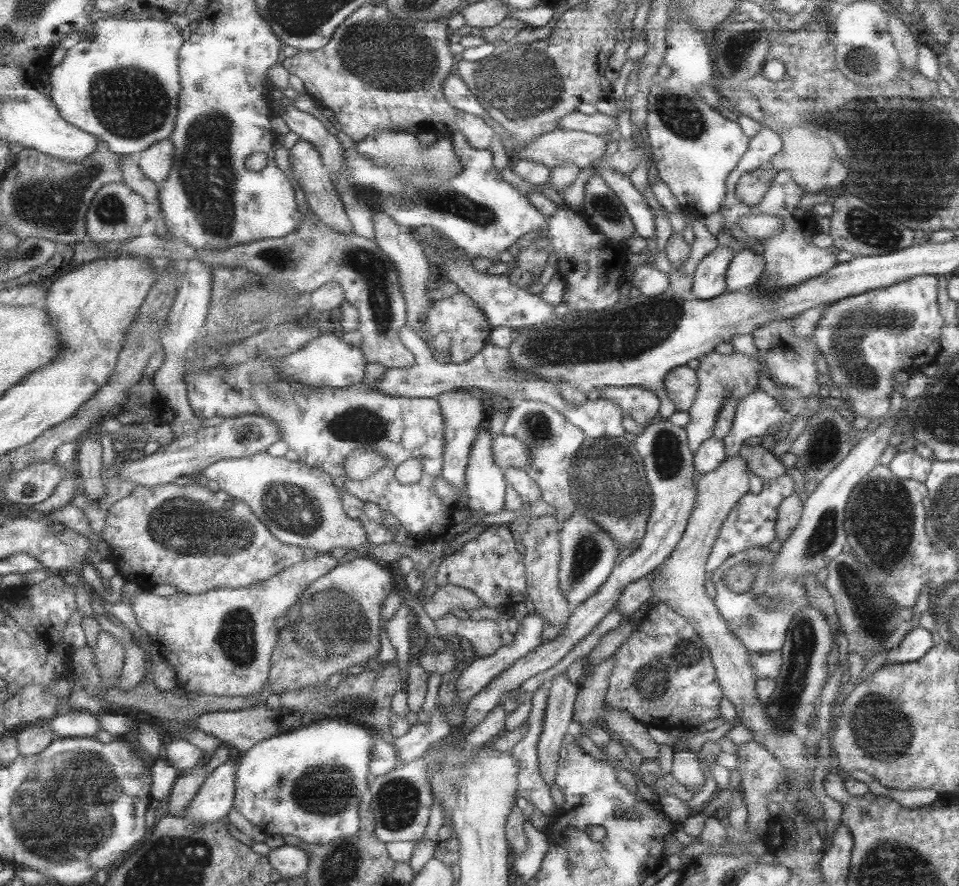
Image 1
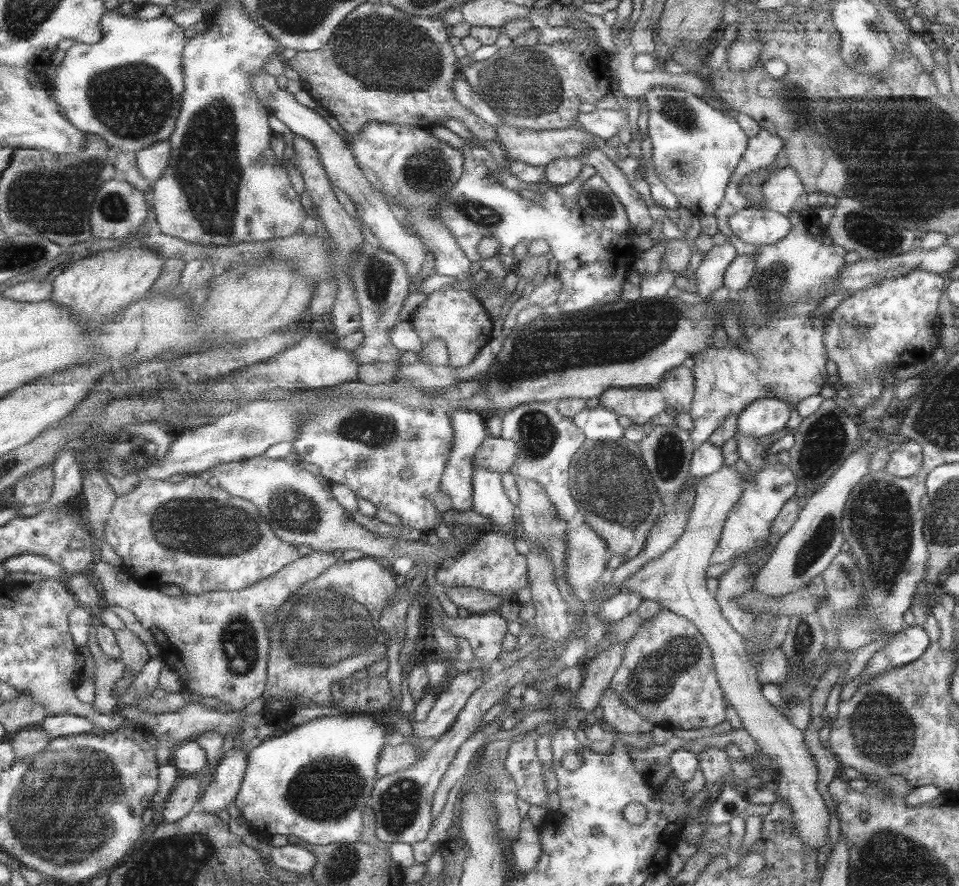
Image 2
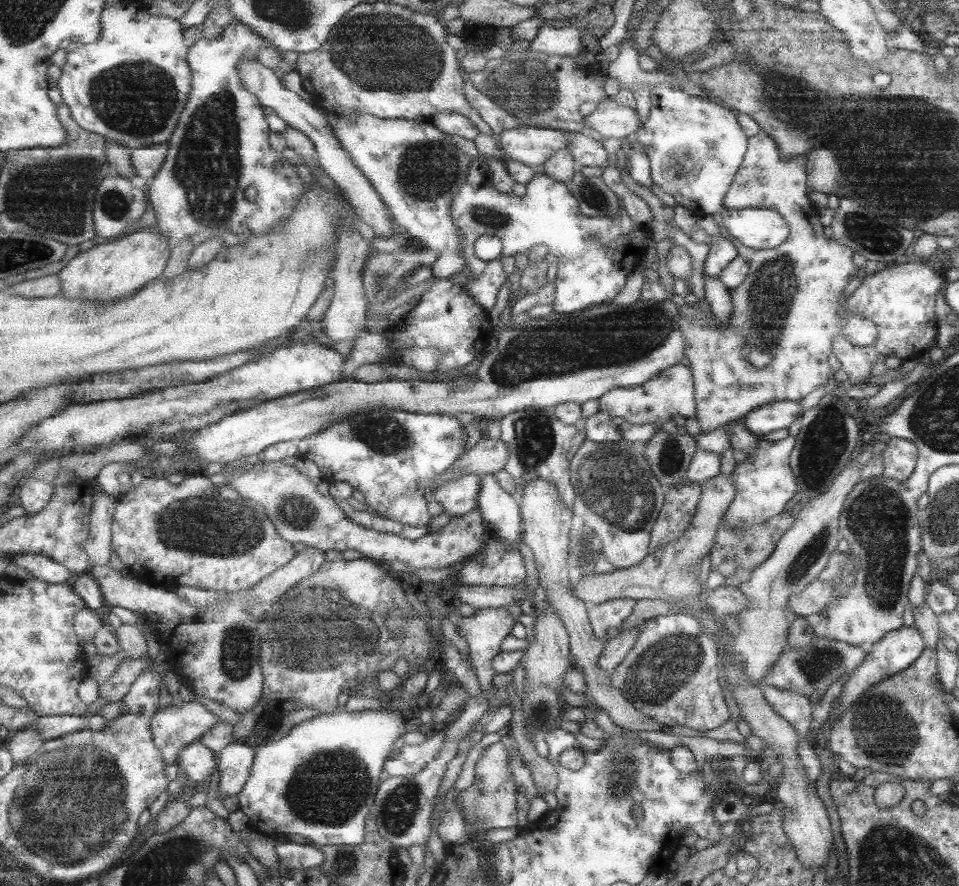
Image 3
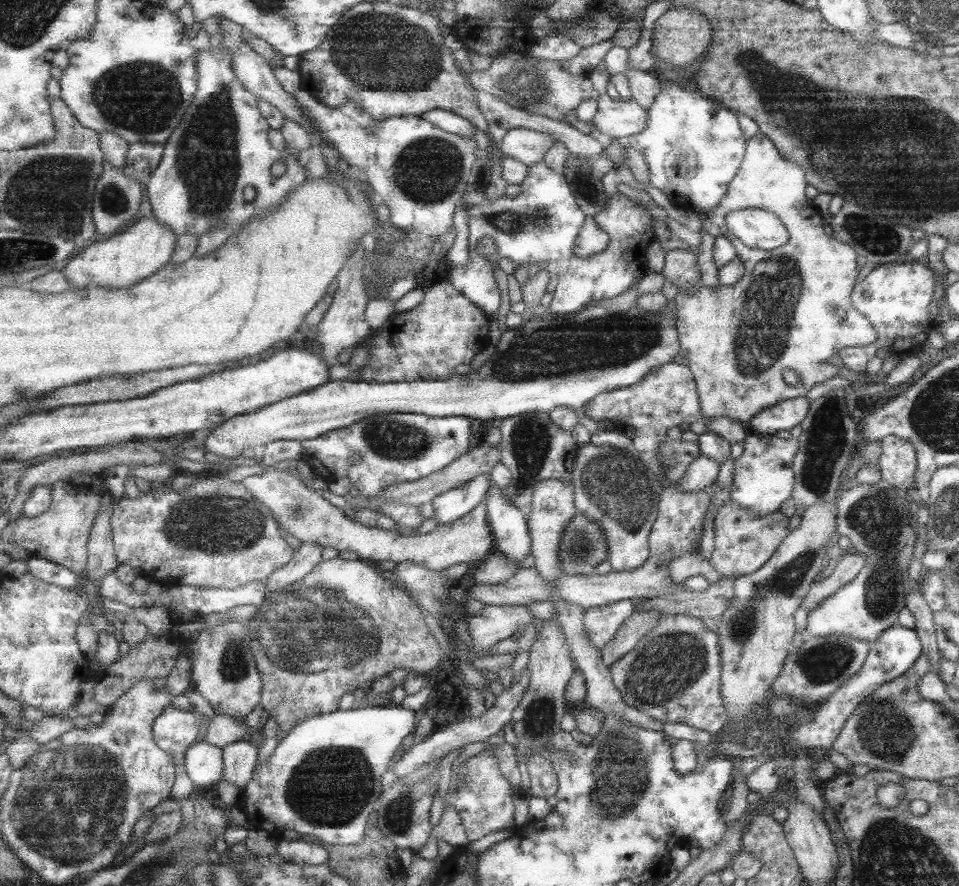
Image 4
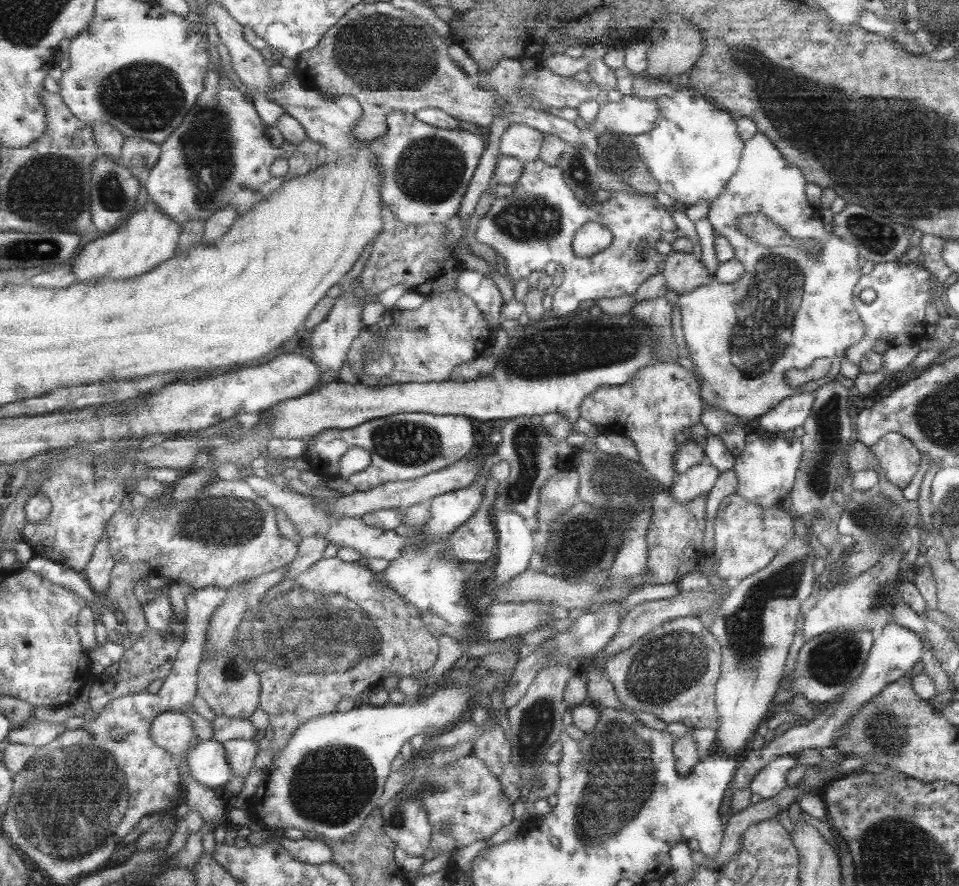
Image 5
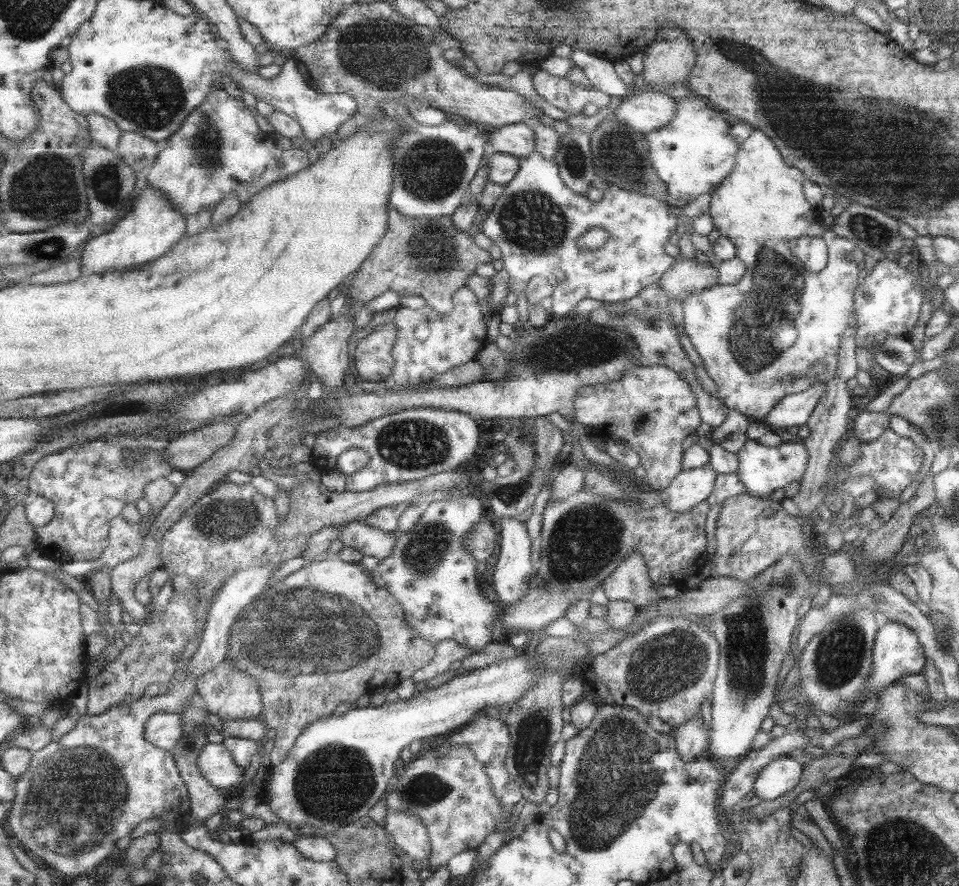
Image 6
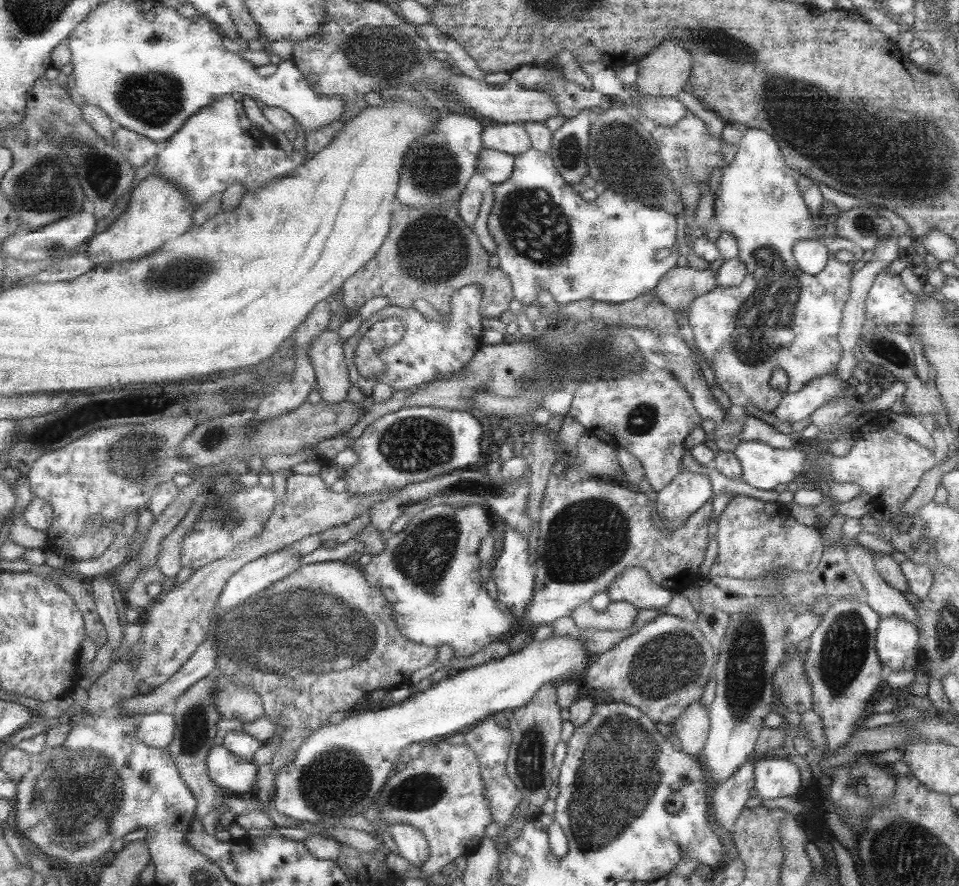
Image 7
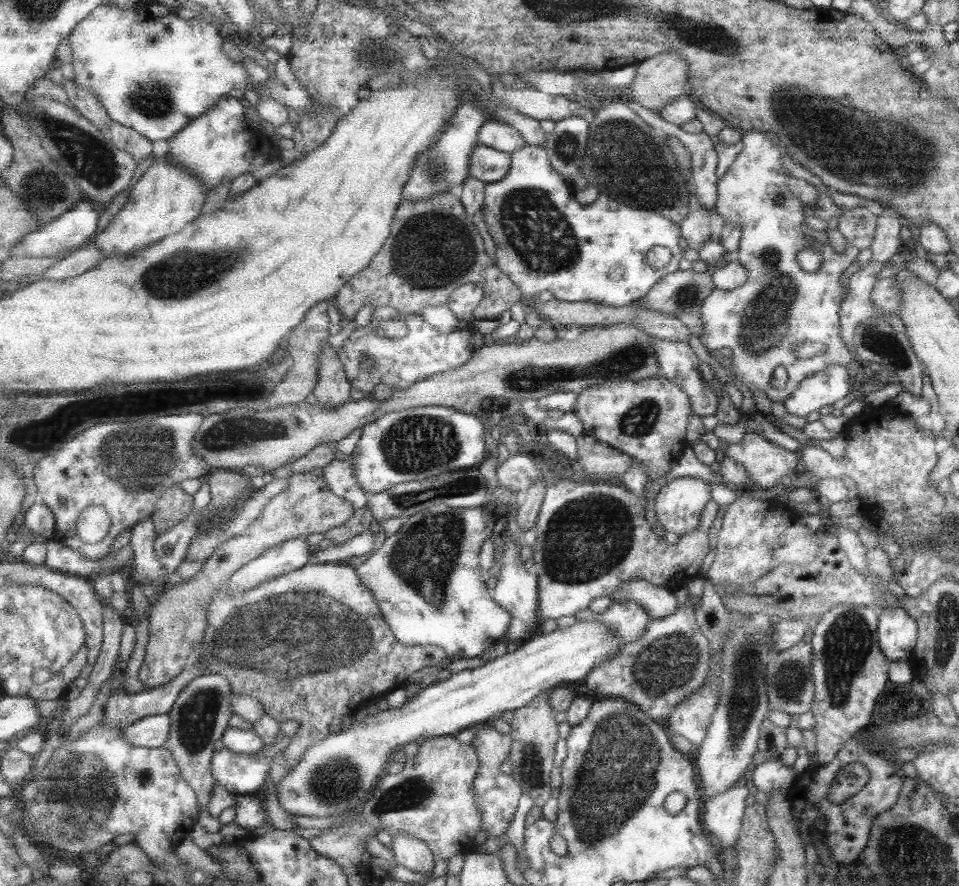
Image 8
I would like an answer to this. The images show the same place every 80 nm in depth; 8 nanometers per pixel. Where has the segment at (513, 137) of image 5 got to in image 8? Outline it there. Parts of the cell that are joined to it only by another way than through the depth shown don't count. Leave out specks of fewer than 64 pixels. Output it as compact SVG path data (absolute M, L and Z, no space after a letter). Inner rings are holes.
M493 118L481 127L478 144L509 154L527 145L522 133L514 126Z

